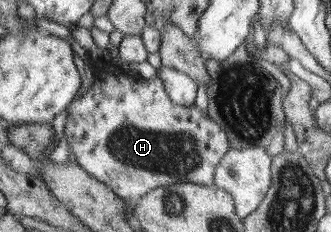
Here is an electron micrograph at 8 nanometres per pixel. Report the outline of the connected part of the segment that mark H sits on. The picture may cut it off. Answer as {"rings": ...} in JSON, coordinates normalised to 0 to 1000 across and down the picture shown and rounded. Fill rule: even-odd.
{"rings":[[[296,250],[278,254],[275,310],[272,375],[211,440],[190,543],[208,651],[260,750],[329,802],[360,853],[408,875],[438,832],[483,802],[553,789],[640,797],[653,720],[695,634],[683,578],[622,487],[604,483],[586,453],[550,457],[526,440],[477,323],[465,341],[411,341],[363,315],[350,289],[332,289],[332,272],[314,280],[314,306],[302,306]]]}

